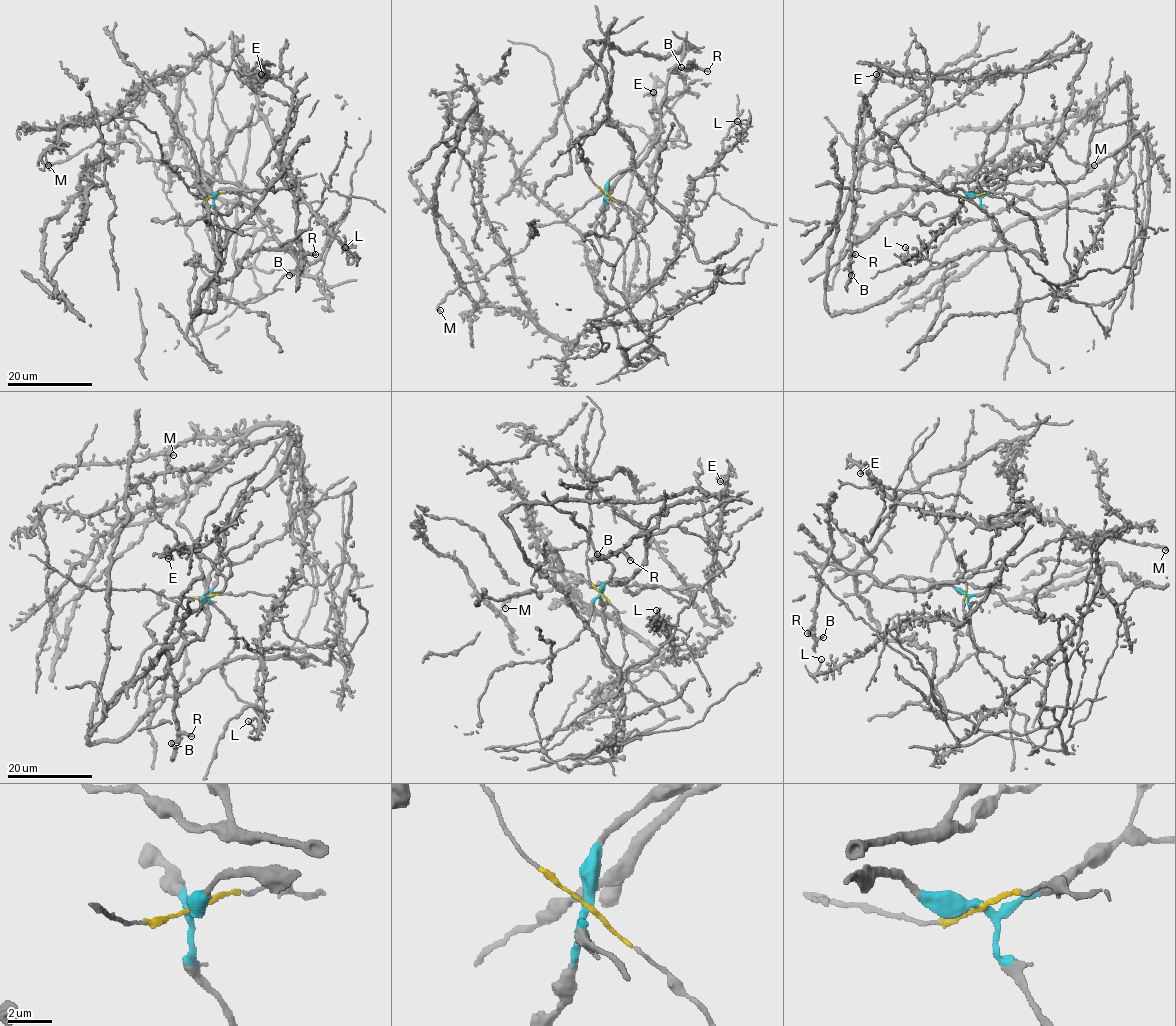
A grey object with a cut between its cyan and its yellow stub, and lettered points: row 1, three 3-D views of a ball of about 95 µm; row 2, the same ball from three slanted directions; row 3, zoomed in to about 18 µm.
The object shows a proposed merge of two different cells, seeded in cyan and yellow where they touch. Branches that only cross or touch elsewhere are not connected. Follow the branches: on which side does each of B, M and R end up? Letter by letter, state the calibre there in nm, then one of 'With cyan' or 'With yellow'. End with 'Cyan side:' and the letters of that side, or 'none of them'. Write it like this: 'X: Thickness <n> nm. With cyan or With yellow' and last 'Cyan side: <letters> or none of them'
B: Thickness 400 nm. With cyan
M: Thickness 260 nm. With cyan
R: Thickness 280 nm. With cyan
Cyan side: B, M, R

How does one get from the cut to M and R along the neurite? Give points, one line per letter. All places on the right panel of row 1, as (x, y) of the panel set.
M: (977, 195), (951, 188), (1005, 166), (1031, 141), (1054, 141), (1072, 160), (1095, 165)
R: (977, 195), (961, 189), (849, 188), (849, 249), (855, 255)

